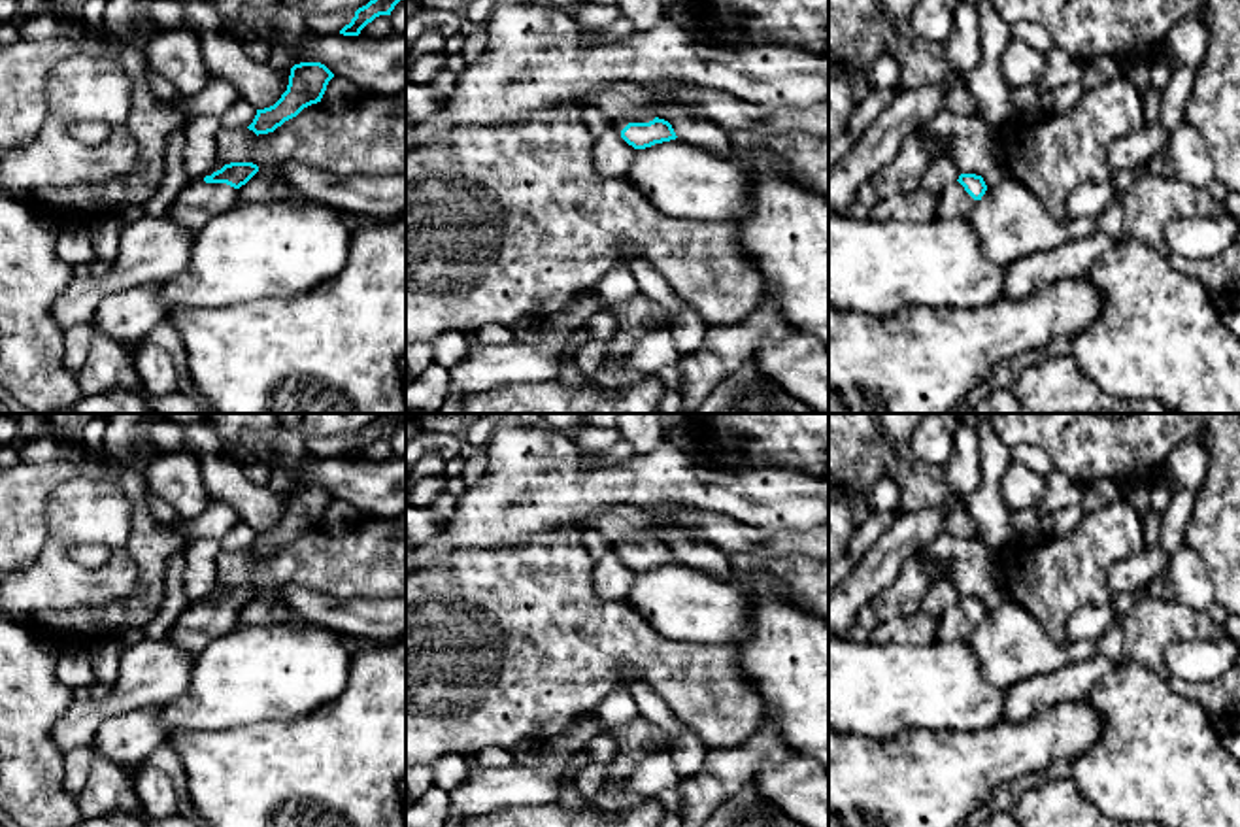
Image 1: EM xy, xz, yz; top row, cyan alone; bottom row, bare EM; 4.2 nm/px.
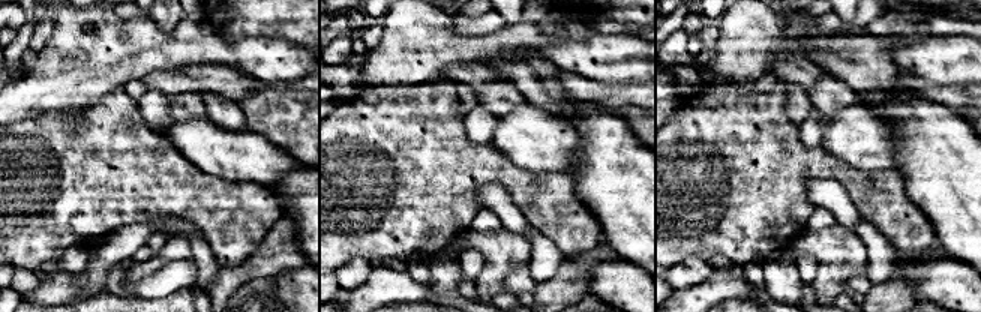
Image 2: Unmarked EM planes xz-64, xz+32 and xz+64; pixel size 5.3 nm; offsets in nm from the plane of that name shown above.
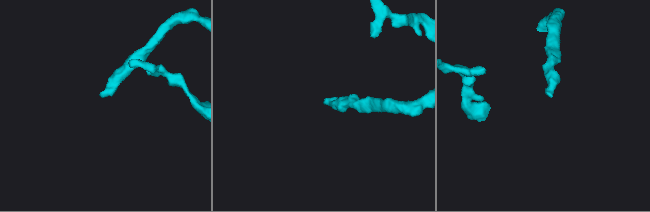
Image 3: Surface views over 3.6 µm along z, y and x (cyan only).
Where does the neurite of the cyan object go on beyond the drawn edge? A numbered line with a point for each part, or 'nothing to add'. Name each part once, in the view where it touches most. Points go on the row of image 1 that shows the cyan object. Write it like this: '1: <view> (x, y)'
1: xy (199, 201)

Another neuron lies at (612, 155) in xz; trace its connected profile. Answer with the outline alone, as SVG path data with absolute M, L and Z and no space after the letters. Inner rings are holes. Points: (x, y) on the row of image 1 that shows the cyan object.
M608 127L593 145L595 170L604 177L625 177L636 151L621 138L621 130Z

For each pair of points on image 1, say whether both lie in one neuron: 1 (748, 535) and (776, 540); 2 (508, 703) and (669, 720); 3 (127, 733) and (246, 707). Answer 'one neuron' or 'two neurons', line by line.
1: one neuron
2: two neurons
3: two neurons

